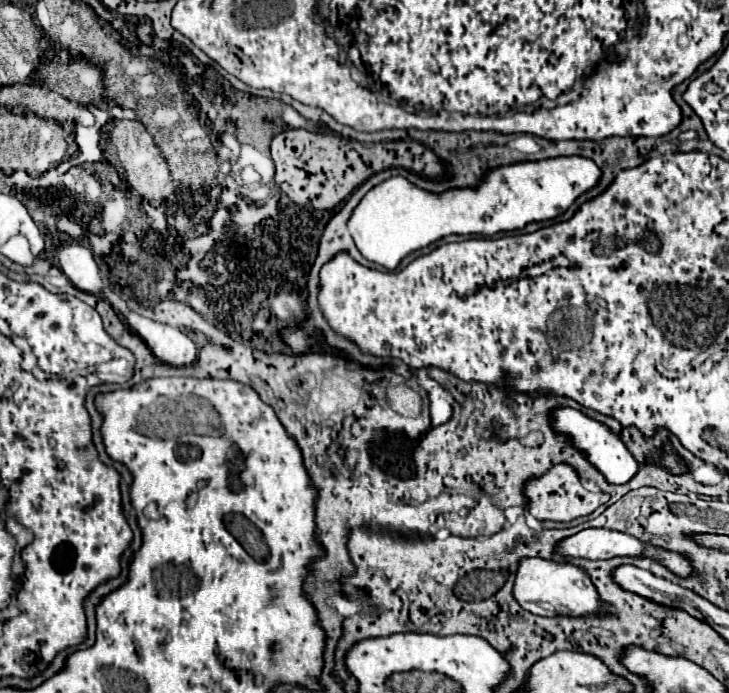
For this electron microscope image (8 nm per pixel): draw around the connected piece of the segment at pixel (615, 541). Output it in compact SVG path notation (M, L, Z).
M588 528L570 536L558 544L558 552L566 556L578 556L588 560L608 560L614 556L634 556L648 558L646 544L630 534L608 530L608 528Z

